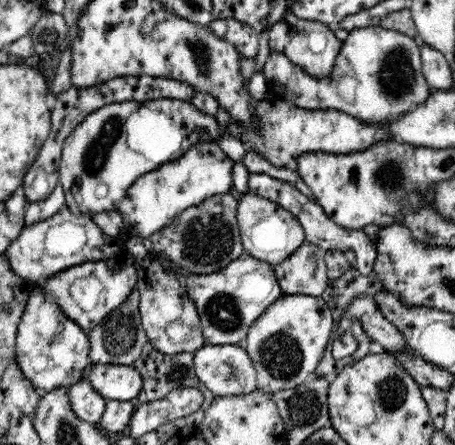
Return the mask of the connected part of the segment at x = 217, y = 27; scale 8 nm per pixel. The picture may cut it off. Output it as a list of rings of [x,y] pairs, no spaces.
[[[232,16],[218,18],[209,22],[210,30],[220,38],[231,42],[244,59],[252,59],[259,51],[259,33],[245,22],[240,22]]]

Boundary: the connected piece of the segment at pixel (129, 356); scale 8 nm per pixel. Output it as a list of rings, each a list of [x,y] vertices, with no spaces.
[[[136,286],[132,288],[132,292],[128,294],[128,298],[114,308],[110,314],[107,314],[100,322],[91,328],[88,335],[88,343],[90,343],[89,360],[93,364],[120,364],[130,365],[134,360],[138,360],[148,337],[141,323],[141,314],[139,311],[140,291]]]

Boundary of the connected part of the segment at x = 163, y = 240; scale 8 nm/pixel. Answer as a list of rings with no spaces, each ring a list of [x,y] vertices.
[[[231,191],[226,194],[216,194],[188,208],[168,226],[148,237],[152,249],[167,254],[182,268],[196,274],[212,274],[224,268],[243,254],[236,220],[237,199],[238,195]]]

